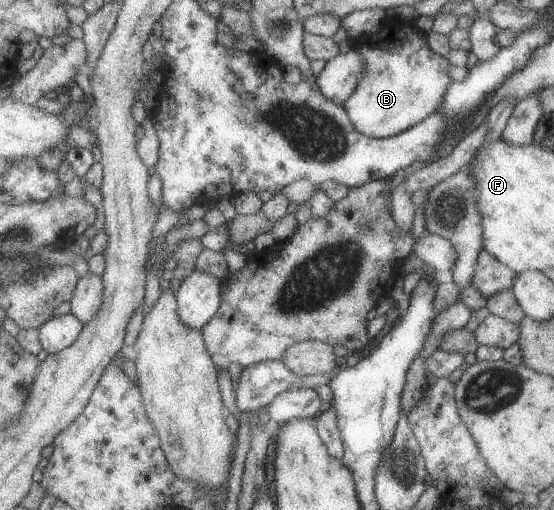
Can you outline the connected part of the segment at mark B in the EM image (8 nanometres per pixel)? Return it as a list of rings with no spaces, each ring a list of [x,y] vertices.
[[[397,16],[384,17],[384,19],[384,23],[376,33],[365,36],[360,43],[354,41],[352,50],[361,56],[363,72],[350,97],[342,104],[353,126],[369,138],[389,138],[420,123],[439,109],[443,95],[452,81],[446,72],[450,63],[444,56],[428,48],[426,35],[415,26],[415,19],[404,21]]]

